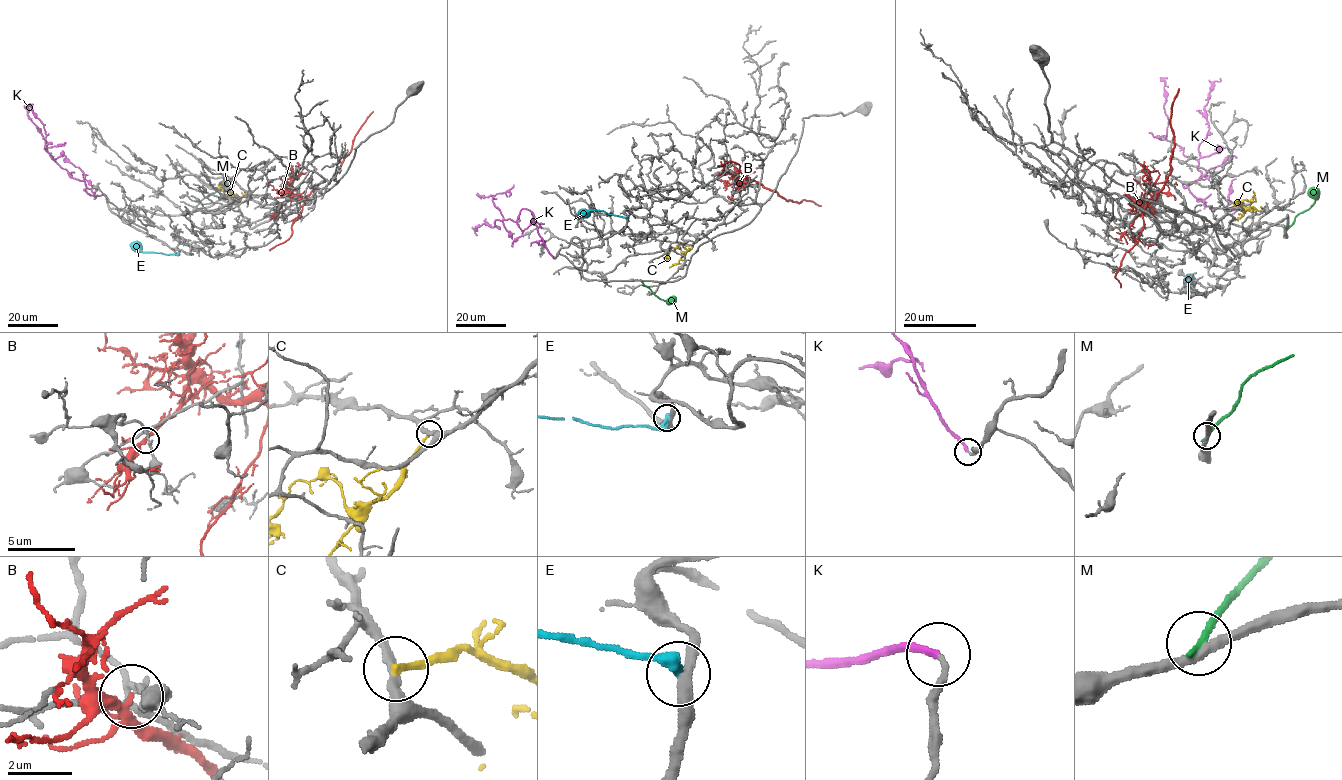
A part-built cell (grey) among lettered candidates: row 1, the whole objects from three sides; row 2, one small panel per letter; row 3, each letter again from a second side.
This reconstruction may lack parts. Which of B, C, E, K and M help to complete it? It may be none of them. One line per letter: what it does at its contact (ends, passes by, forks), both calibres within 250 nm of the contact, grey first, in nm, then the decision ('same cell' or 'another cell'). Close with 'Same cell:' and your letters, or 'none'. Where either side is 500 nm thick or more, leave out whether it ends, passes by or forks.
B: it forks | 150/170 nm | another cell
C: it ends | 300/220 nm | another cell
E: it ends | 360/380 nm | another cell
K: it ends | 180/240 nm | same cell
M: it ends | 280/280 nm | another cell
Same cell: K

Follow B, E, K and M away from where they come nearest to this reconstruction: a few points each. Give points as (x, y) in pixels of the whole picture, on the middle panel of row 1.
B: (729, 171), (737, 181), (753, 180), (787, 200), (812, 201), (821, 206)
E: (626, 218), (602, 211), (584, 210), (580, 214)
K: (553, 257), (533, 222), (533, 213), (523, 209), (515, 221), (505, 219), (491, 195), (478, 195), (481, 197)
M: (640, 280), (660, 299), (668, 303), (675, 300)

